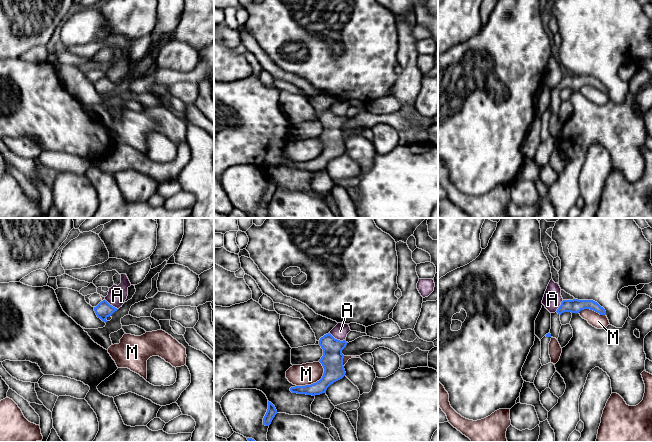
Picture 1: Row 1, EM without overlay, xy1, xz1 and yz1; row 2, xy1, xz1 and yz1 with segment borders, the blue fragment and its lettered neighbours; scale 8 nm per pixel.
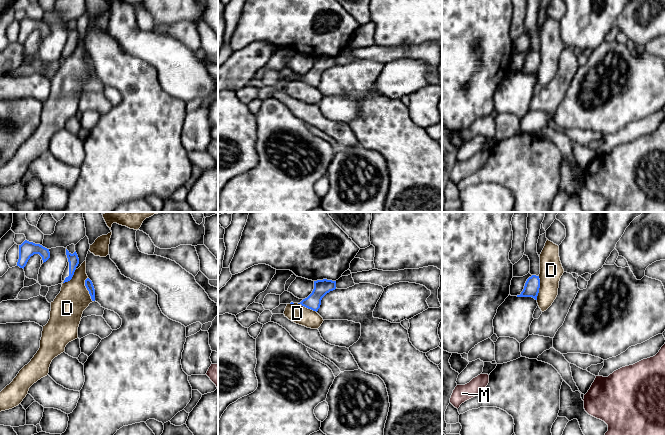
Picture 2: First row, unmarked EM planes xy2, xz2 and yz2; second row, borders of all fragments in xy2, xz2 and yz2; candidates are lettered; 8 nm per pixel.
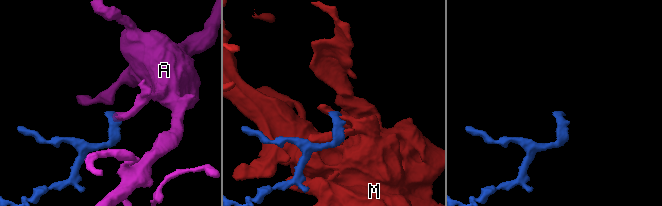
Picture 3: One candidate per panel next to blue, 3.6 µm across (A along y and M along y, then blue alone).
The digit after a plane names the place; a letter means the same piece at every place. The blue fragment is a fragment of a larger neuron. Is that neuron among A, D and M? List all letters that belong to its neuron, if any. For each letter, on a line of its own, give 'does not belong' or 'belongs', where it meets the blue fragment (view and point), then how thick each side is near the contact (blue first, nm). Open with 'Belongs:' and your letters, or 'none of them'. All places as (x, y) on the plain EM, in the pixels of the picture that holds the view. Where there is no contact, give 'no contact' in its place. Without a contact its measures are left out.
Belongs: M
A: does not belong; contact xz1 (336, 115); calibres 180 and 120 nm
D: does not belong; contact xy2 (87, 65); calibres 60 and 260 nm
M: belongs; contact xz1 (316, 158); calibres 180 and 180 nm

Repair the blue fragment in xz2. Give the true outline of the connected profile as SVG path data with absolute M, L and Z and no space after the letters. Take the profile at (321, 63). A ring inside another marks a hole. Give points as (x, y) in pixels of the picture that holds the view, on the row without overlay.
M327 55L314 57L312 69L298 80L317 88L320 84L322 74L335 65L336 57Z

